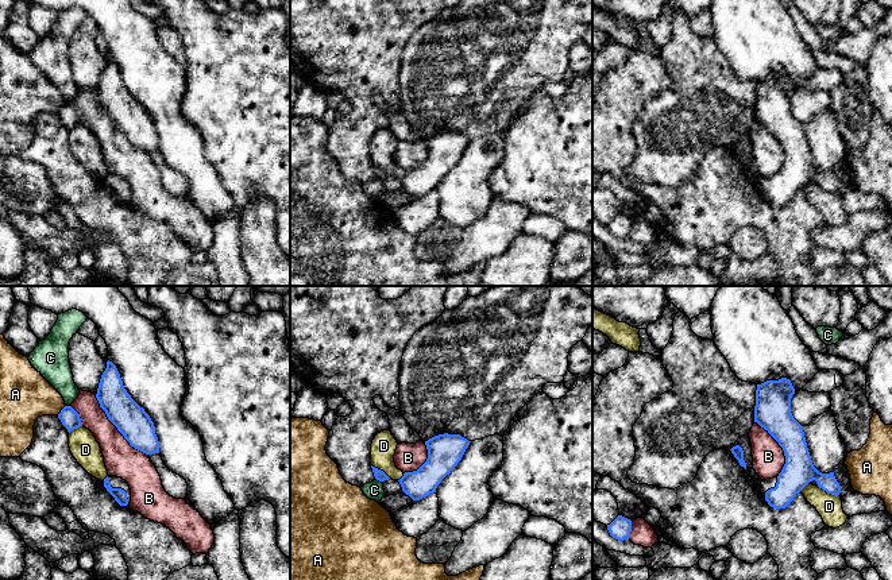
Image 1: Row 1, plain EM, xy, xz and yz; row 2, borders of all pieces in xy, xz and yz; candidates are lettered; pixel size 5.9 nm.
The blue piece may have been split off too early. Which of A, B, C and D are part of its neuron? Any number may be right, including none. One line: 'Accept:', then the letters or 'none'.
Accept: none

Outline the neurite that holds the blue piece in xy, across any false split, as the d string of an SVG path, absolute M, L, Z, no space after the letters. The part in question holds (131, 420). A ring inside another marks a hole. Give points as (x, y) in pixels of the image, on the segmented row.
M109 360L101 375L96 398L108 419L131 446L146 455L159 453L154 422L127 393L116 366Z

